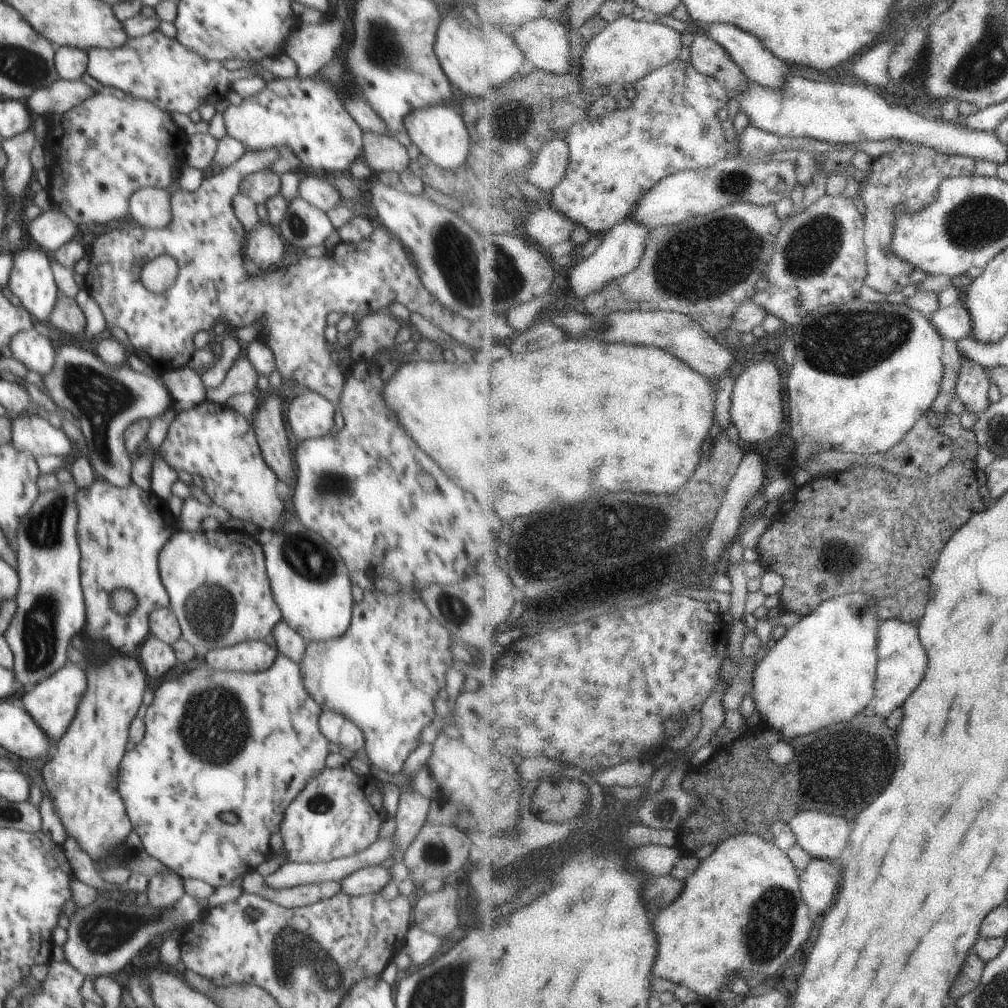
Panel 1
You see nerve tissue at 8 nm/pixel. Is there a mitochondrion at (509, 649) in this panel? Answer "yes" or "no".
no

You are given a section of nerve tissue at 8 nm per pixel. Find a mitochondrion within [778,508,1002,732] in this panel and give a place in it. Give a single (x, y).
(834, 555)

